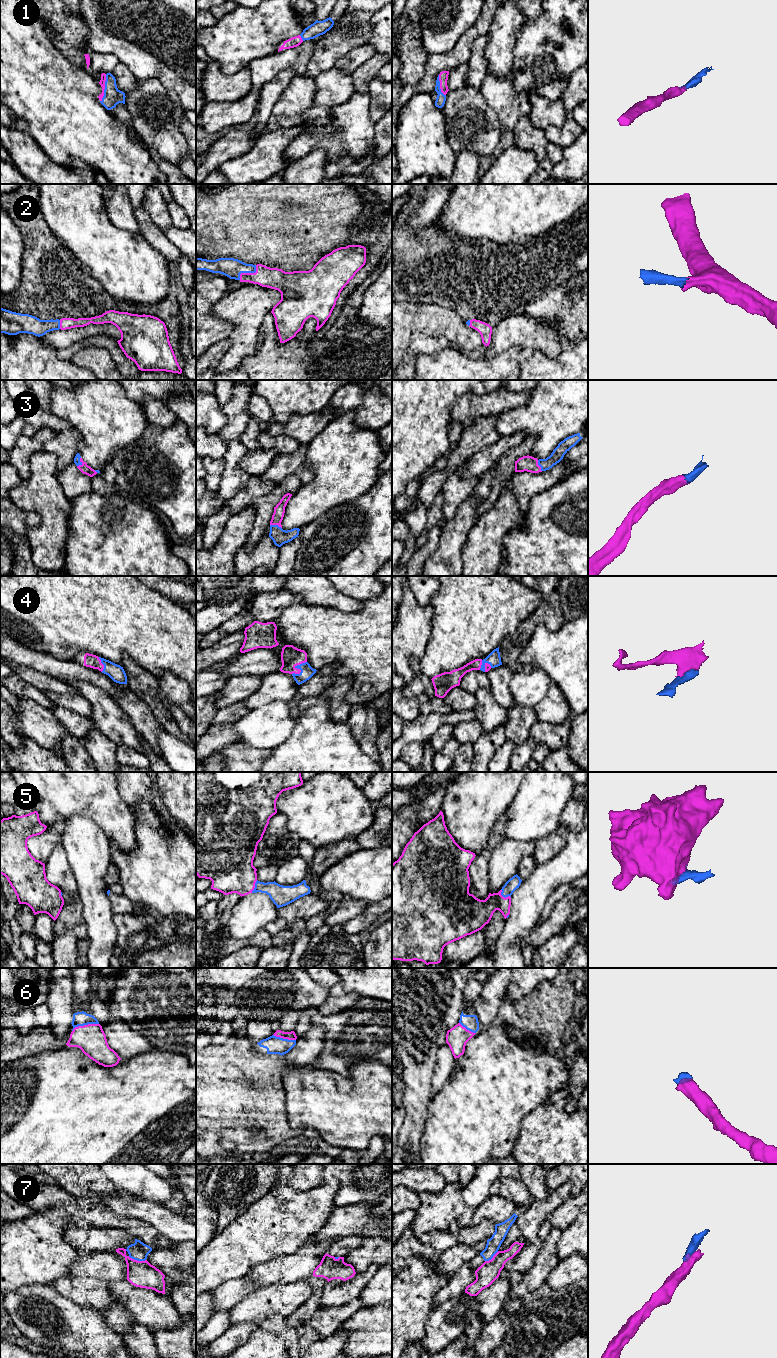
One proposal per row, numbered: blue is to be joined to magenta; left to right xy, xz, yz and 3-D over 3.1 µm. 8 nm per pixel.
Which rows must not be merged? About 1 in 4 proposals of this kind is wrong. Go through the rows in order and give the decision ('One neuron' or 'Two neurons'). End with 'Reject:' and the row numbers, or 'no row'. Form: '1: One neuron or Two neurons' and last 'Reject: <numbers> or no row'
1: One neuron
2: One neuron
3: One neuron
4: One neuron
5: One neuron
6: One neuron
7: Two neurons
Reject: 7

